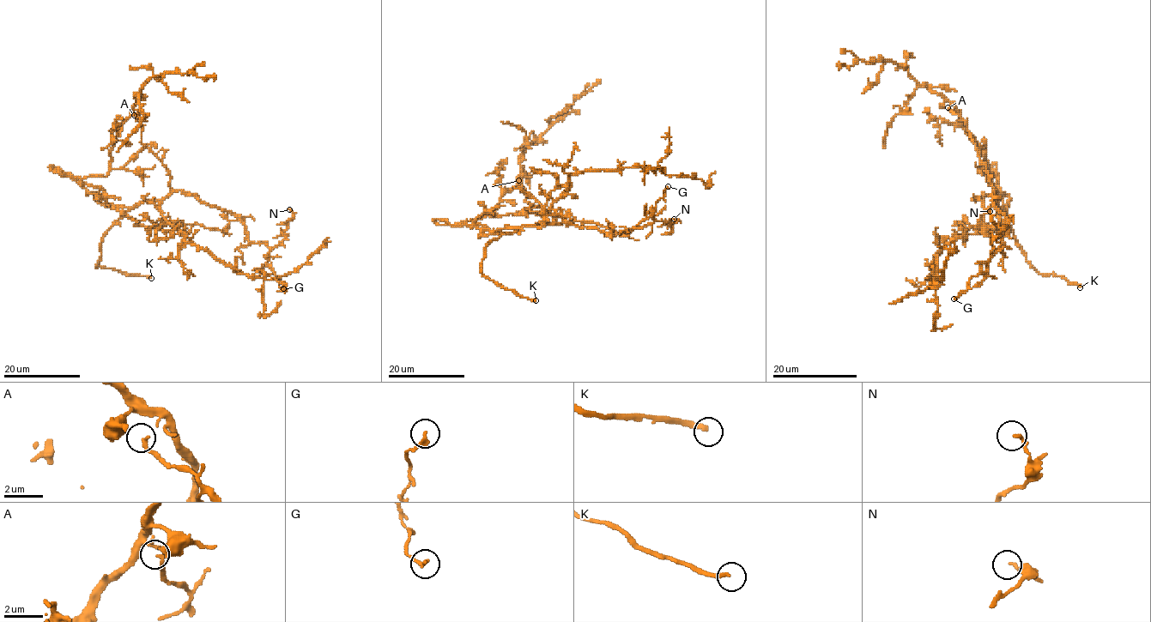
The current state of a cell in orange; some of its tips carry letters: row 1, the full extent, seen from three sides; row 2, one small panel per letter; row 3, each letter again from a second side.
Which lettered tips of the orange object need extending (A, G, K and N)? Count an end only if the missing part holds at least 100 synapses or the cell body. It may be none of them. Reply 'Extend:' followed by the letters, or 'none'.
Extend: K

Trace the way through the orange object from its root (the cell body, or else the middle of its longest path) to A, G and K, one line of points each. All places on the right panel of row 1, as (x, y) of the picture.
A: (1003, 206), (996, 202), (986, 166), (977, 154), (966, 123), (948, 107)
G: (1003, 206), (995, 190), (993, 204), (1004, 215), (1001, 245), (988, 269), (954, 298)
K: (1003, 206), (1007, 224), (1026, 260), (1040, 274), (1060, 275), (1080, 287)

